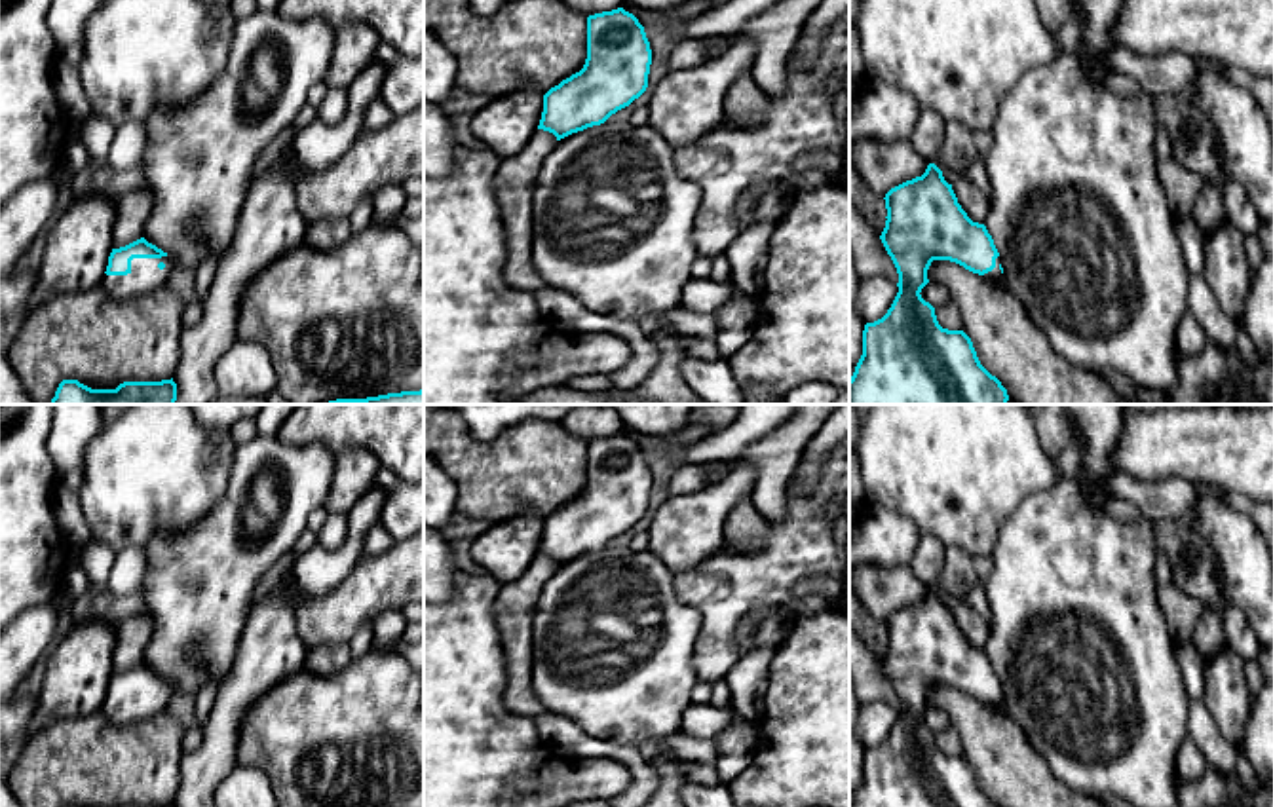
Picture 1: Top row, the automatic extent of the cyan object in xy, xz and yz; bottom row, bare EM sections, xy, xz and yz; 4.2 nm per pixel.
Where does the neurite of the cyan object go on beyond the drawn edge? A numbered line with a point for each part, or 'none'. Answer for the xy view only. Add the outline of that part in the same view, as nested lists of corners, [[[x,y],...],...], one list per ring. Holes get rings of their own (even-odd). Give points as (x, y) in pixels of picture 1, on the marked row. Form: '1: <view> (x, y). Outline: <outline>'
1: xy (145, 276). Outline: [[[169,256],[133,258],[127,275],[103,275],[101,287],[116,300],[127,300],[167,285],[171,275]]]

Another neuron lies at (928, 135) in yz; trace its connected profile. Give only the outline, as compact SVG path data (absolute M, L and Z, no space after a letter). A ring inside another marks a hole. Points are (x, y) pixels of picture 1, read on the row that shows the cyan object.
M922 110L922 114L916 120L916 127L908 141L927 163L933 163L940 152L944 125L946 122L931 110Z

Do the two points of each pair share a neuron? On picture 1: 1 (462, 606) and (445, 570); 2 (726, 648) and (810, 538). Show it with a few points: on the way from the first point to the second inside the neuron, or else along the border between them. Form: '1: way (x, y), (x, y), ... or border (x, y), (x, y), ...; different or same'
1: border (460, 572), (455, 591), (443, 602); different
2: way (726, 619), (781, 564); same

